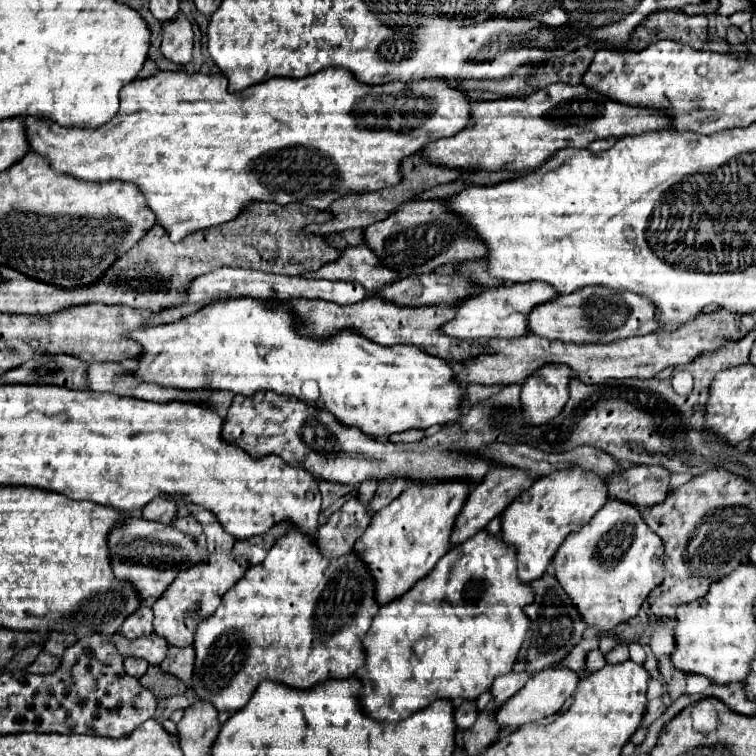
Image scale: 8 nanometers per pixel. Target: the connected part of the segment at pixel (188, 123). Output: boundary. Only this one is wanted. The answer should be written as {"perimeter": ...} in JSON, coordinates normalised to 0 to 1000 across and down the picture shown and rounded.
{"perimeter":[[[435,87],[435,90],[427,90],[417,98],[396,103],[396,106],[358,103],[348,111],[329,114],[327,119],[321,119],[316,124],[300,122],[300,103],[295,98],[284,98],[284,101],[266,98],[266,95],[247,98],[242,93],[237,93],[237,95],[208,95],[205,101],[197,101],[192,106],[179,106],[179,108],[164,114],[159,122],[159,132],[160,140],[156,151],[152,156],[147,156],[142,164],[136,164],[134,169],[106,169],[102,167],[83,169],[69,159],[36,156],[33,167],[36,167],[36,183],[38,183],[38,190],[41,190],[41,198],[60,206],[75,228],[99,233],[104,238],[120,238],[120,241],[163,238],[163,241],[184,243],[184,249],[189,251],[189,257],[194,262],[197,275],[208,286],[208,296],[213,296],[224,304],[224,312],[226,312],[229,320],[237,320],[239,315],[245,315],[247,310],[253,310],[258,304],[298,296],[298,294],[313,288],[335,267],[364,267],[364,270],[372,270],[372,272],[390,267],[390,270],[401,270],[401,272],[419,275],[419,278],[435,278],[438,267],[443,267],[443,265],[448,265],[459,257],[483,257],[483,254],[522,246],[522,243],[530,241],[528,235],[533,235],[533,230],[528,225],[533,209],[557,201],[573,185],[604,177],[607,172],[612,172],[620,164],[620,156],[623,156],[618,124],[604,108],[554,106],[554,108],[517,108],[517,111],[488,114],[488,111],[470,106],[470,101],[454,87]]]}

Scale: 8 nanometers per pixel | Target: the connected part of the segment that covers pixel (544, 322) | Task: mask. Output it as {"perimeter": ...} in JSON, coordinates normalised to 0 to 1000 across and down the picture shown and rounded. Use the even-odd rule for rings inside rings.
{"perimeter":[[[776,378],[761,389],[739,392],[729,399],[708,405],[700,415],[700,434],[705,442],[750,450],[750,452],[811,452],[835,444],[853,444],[872,437],[866,426],[866,402],[835,386],[819,386],[800,378]]]}

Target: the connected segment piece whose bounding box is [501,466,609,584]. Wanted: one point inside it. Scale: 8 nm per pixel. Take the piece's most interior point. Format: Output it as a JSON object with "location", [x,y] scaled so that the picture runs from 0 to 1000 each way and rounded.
{"location":[712,689]}

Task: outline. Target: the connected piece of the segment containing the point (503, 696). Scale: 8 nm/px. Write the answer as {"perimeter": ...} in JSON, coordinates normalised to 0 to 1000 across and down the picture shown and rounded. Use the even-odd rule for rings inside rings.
{"perimeter":[[[673,889],[668,894],[660,894],[655,902],[652,902],[652,910],[649,910],[649,918],[652,918],[652,929],[655,931],[668,931],[676,921],[681,921],[692,907],[694,902],[702,897],[702,892],[694,892],[694,889]]]}

